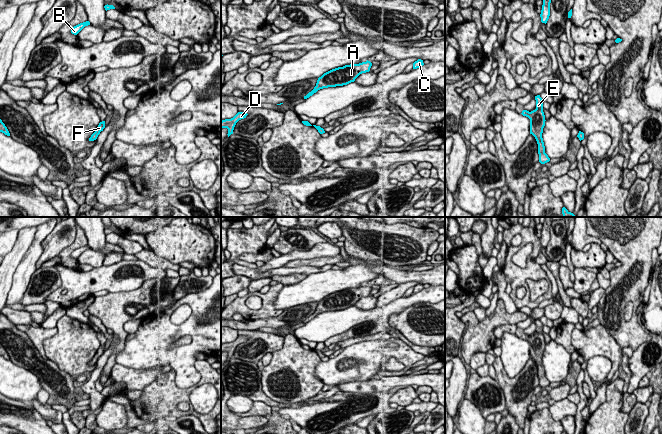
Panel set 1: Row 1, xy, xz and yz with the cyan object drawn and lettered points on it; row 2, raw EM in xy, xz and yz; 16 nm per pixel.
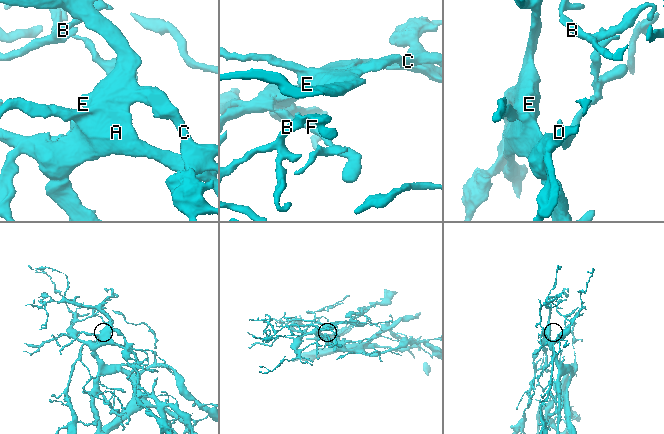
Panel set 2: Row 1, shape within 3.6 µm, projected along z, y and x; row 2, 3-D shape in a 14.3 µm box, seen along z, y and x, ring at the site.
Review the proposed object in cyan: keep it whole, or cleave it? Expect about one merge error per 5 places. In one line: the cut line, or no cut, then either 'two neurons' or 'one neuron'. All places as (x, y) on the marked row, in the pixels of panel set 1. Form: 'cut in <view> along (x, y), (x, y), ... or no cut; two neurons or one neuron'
no cut; one neuron

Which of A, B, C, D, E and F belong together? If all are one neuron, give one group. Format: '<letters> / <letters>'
A B C D E F

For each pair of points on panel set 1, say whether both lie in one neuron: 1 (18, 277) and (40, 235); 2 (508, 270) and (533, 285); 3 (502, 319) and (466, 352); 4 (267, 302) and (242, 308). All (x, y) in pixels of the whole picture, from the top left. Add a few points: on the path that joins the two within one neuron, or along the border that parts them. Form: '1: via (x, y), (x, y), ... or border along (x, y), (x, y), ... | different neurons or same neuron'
1: via (26, 267), (36, 249), (36, 245) | same neuron
2: border along (545, 278), (548, 289), (531, 302) | different neurons
3: via (492, 323), (473, 342) | same neuron
4: via (263, 309), (259, 313), (249, 313) | same neuron

